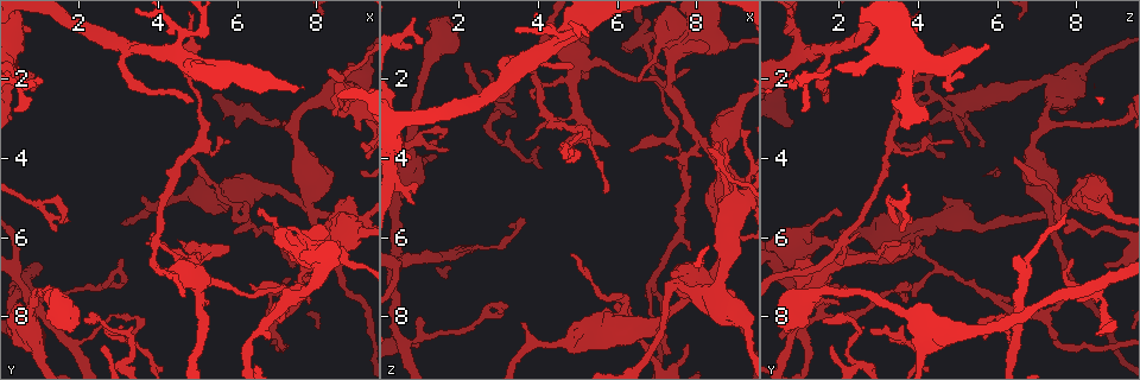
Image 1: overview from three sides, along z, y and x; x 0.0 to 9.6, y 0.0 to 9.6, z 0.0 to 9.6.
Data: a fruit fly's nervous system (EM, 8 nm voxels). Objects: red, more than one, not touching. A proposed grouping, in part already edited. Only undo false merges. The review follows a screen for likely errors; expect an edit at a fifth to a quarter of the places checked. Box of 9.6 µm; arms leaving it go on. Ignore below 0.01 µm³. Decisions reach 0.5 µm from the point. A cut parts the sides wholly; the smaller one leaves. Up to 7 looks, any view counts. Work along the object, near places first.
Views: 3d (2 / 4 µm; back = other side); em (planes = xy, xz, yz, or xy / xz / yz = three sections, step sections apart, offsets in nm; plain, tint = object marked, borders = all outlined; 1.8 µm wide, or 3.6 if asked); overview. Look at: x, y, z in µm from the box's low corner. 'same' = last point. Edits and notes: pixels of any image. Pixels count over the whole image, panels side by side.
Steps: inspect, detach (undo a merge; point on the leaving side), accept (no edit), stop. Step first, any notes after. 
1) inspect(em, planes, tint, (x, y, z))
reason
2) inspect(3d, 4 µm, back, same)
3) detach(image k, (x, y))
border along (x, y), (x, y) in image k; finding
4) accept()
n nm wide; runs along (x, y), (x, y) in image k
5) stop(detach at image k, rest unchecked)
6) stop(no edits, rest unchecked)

inspect(3d, 2 µm, (4.05, 6.25, 2.20))
sharp bend

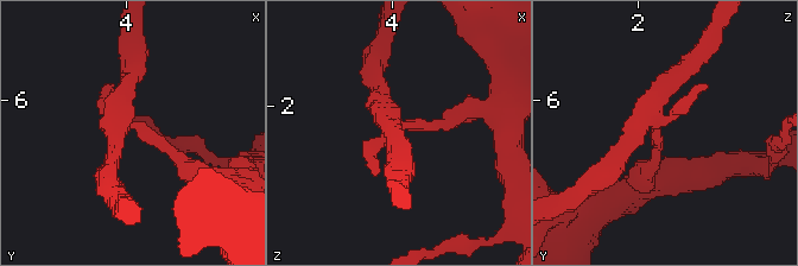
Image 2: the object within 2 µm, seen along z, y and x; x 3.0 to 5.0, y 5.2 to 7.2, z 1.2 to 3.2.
inspect(em, planes, plain, (4.04, 6.22, 2.12))
arms of 190, 200 nm

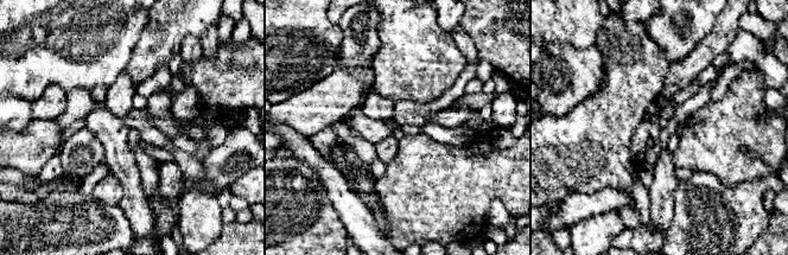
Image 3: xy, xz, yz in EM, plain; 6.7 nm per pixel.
inspect(em, planes, tint, same)

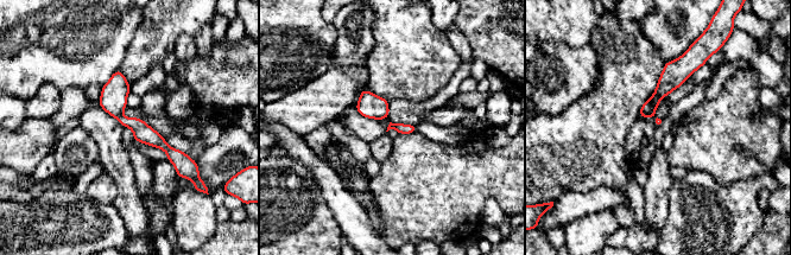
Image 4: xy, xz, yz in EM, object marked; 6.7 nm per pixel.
detach(image 4, (113, 100))
two neurons meet here

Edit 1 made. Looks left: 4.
inspect(3d, 2 µm, (1.85, 8.75, 6.40))
abrupt turn

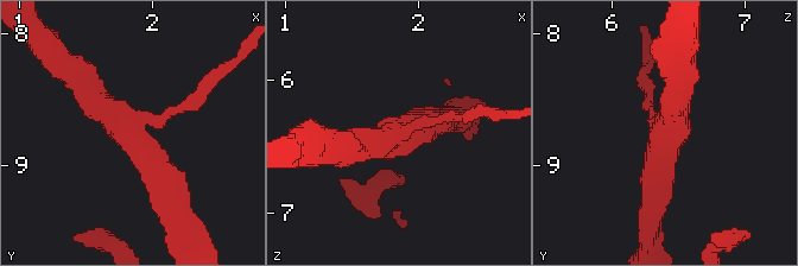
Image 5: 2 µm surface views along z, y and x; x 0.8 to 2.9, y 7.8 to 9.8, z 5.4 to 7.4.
inspect(em, planes, plain, (1.86, 8.72, 6.40))
3 arms; now the EM

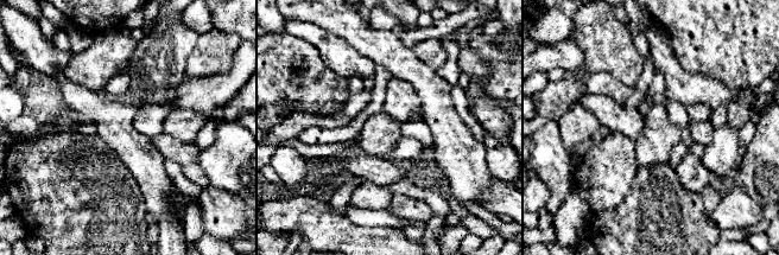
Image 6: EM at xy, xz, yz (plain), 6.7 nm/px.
inspect(em, planes, tint, same)
with the object marked

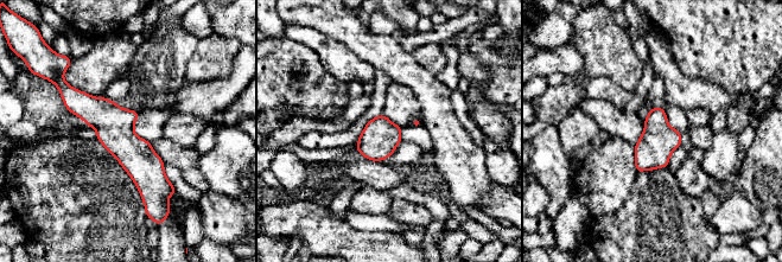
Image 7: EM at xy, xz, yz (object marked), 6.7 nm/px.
accept()
240 nm wide; runs along (68, 89), (144, 165), (148, 198) in image 7; all the same neuron

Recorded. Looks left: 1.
stop(detach at image 4, rest unchecked)

